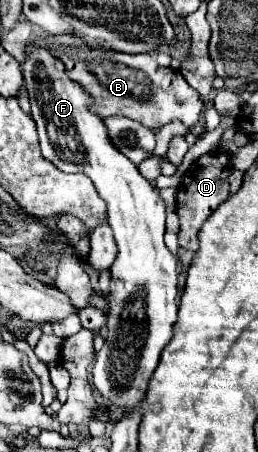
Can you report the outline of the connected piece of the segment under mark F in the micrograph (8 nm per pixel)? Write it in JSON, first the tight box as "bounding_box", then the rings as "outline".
{"bounding_box":[23,45,177,415],"outline":[[[29,45],[29,53],[23,63],[23,77],[25,77],[25,87],[27,87],[31,109],[33,109],[33,119],[37,123],[43,157],[65,173],[83,171],[85,175],[89,175],[99,197],[107,203],[107,223],[113,229],[119,255],[111,267],[105,345],[95,357],[95,365],[91,369],[91,385],[101,395],[103,407],[119,407],[127,415],[135,411],[135,407],[141,407],[147,385],[149,385],[149,377],[153,375],[159,363],[161,351],[171,341],[173,325],[177,321],[177,257],[167,249],[163,241],[165,203],[159,191],[139,173],[137,165],[131,163],[125,155],[121,155],[111,145],[101,117],[89,111],[93,99],[77,83],[73,83],[67,77],[65,67],[59,59],[55,59],[45,49],[37,49]]]}

